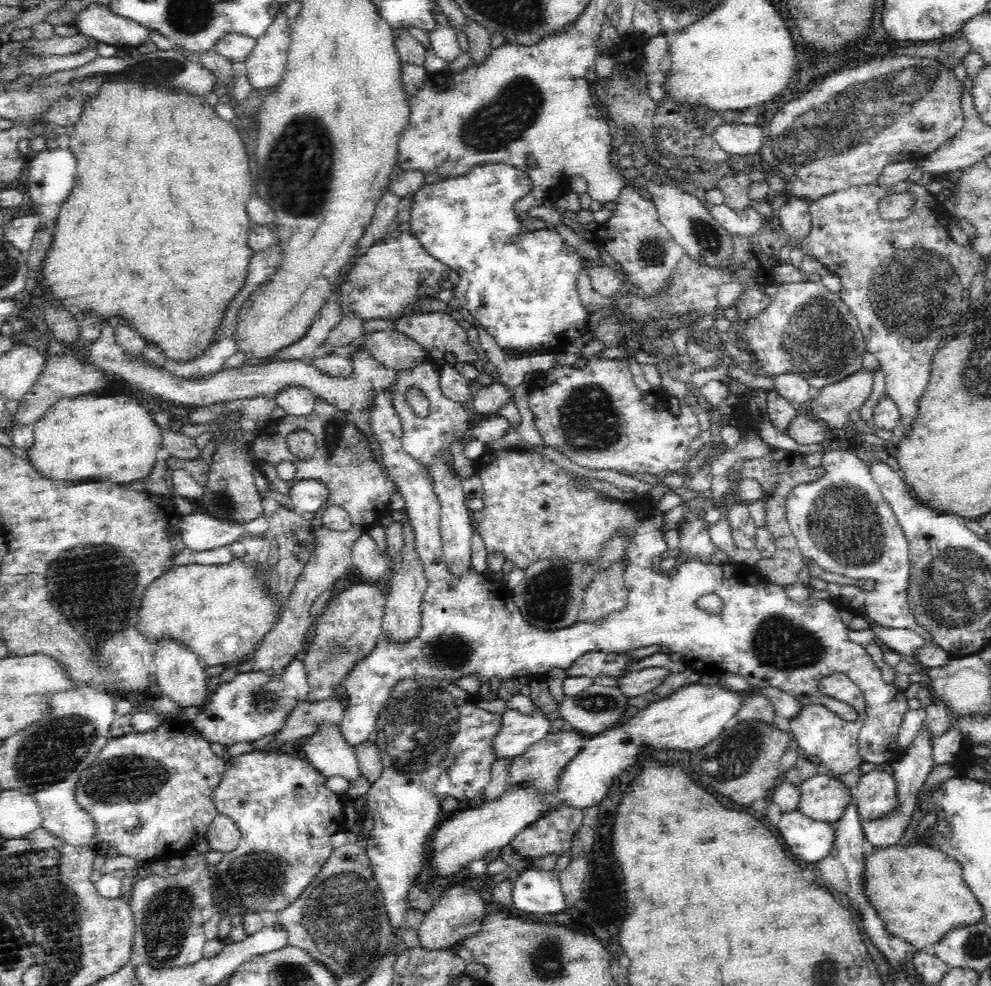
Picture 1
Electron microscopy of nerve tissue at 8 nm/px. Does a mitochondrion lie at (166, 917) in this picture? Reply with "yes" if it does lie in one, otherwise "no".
yes

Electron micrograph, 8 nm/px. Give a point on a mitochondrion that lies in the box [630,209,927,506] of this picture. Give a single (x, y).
(824, 342)

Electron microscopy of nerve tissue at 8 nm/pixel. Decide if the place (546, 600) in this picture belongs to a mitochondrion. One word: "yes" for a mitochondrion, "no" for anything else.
yes

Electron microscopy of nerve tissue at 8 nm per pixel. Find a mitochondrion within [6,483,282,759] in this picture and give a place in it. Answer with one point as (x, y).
(74, 606)

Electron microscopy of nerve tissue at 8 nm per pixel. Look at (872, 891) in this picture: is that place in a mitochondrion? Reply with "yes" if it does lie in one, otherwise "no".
no

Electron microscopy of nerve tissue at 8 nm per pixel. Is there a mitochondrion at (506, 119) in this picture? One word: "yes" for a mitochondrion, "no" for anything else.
yes

